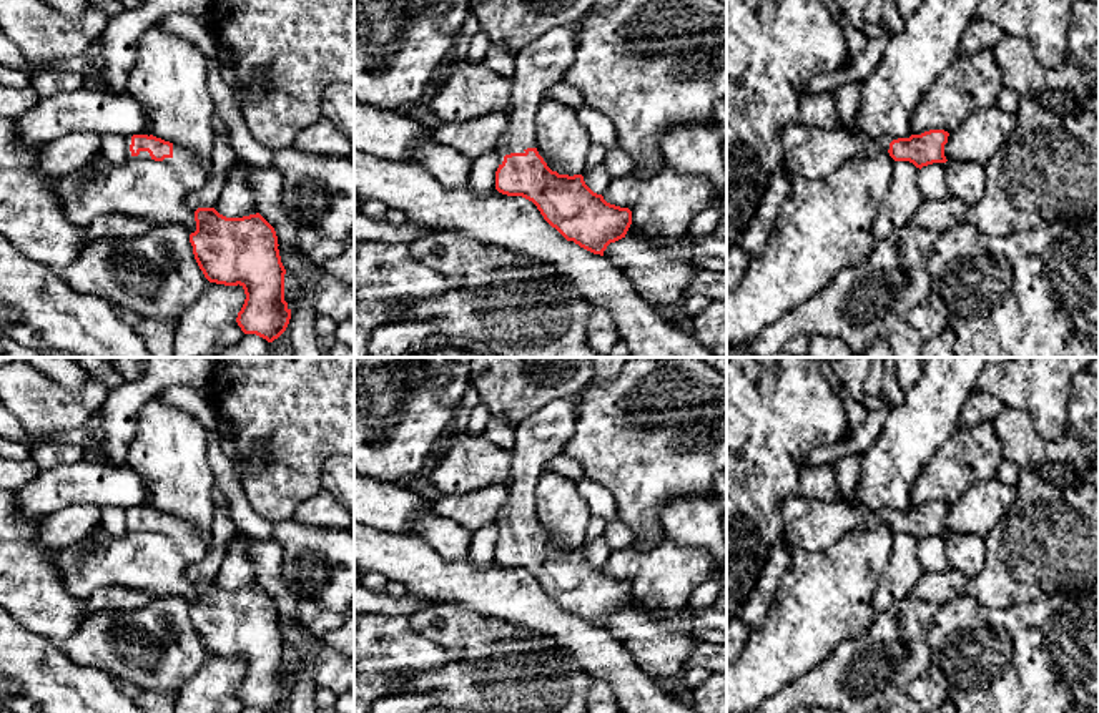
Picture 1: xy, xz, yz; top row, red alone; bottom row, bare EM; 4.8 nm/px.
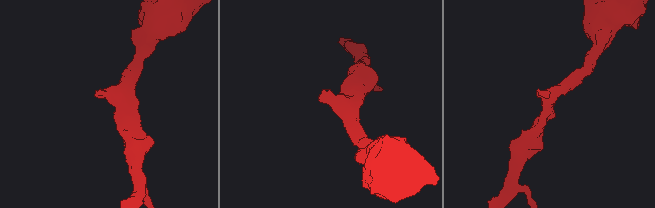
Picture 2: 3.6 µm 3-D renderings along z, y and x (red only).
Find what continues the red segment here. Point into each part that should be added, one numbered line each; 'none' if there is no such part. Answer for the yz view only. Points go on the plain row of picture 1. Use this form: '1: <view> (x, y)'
1: yz (807, 524)

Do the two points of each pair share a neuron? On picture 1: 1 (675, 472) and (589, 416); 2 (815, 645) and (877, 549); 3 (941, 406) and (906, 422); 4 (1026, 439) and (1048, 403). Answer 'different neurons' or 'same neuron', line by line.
1: same neuron
2: same neuron
3: same neuron
4: different neurons

